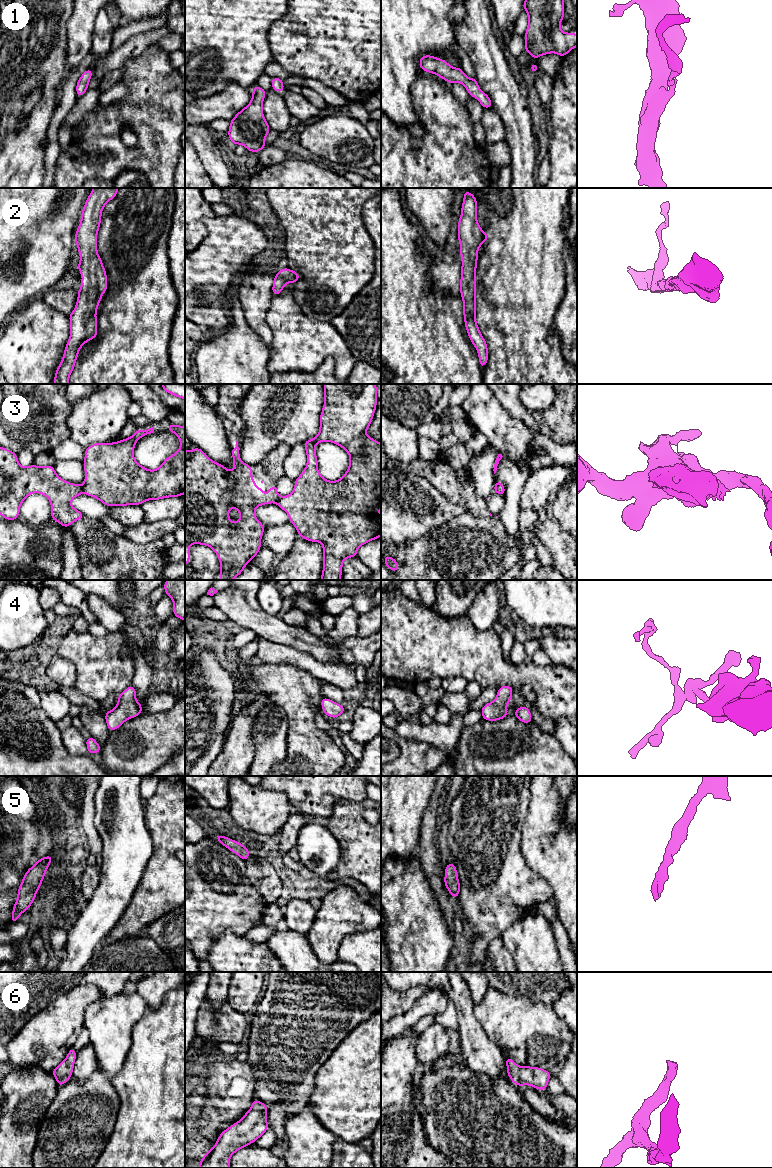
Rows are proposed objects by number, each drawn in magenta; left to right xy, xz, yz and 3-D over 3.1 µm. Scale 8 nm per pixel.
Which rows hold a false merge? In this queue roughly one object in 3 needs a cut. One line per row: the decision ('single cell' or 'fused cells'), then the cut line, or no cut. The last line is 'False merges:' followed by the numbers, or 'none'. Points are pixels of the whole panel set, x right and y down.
1: single cell | no cut
2: single cell | no cut
3: fused cells | xy (83, 485), (82, 492)
4: single cell | no cut
5: single cell | no cut
6: single cell | no cut
False merges: 3

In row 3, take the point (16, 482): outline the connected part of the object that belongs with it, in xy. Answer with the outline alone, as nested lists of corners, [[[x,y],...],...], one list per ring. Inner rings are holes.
[[[0,446],[0,515],[5,520],[18,520],[22,502],[32,493],[41,493],[50,501],[51,519],[67,529],[73,522],[85,517],[70,504],[72,499],[83,493],[82,486],[60,478],[53,465],[39,467],[32,464],[22,467],[18,462],[17,453]]]

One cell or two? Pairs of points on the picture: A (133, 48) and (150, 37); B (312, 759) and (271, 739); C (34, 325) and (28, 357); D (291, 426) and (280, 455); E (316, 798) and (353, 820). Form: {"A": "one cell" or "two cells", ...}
{"A": "one cell", "B": "two cells", "C": "one cell", "D": "two cells", "E": "two cells"}

